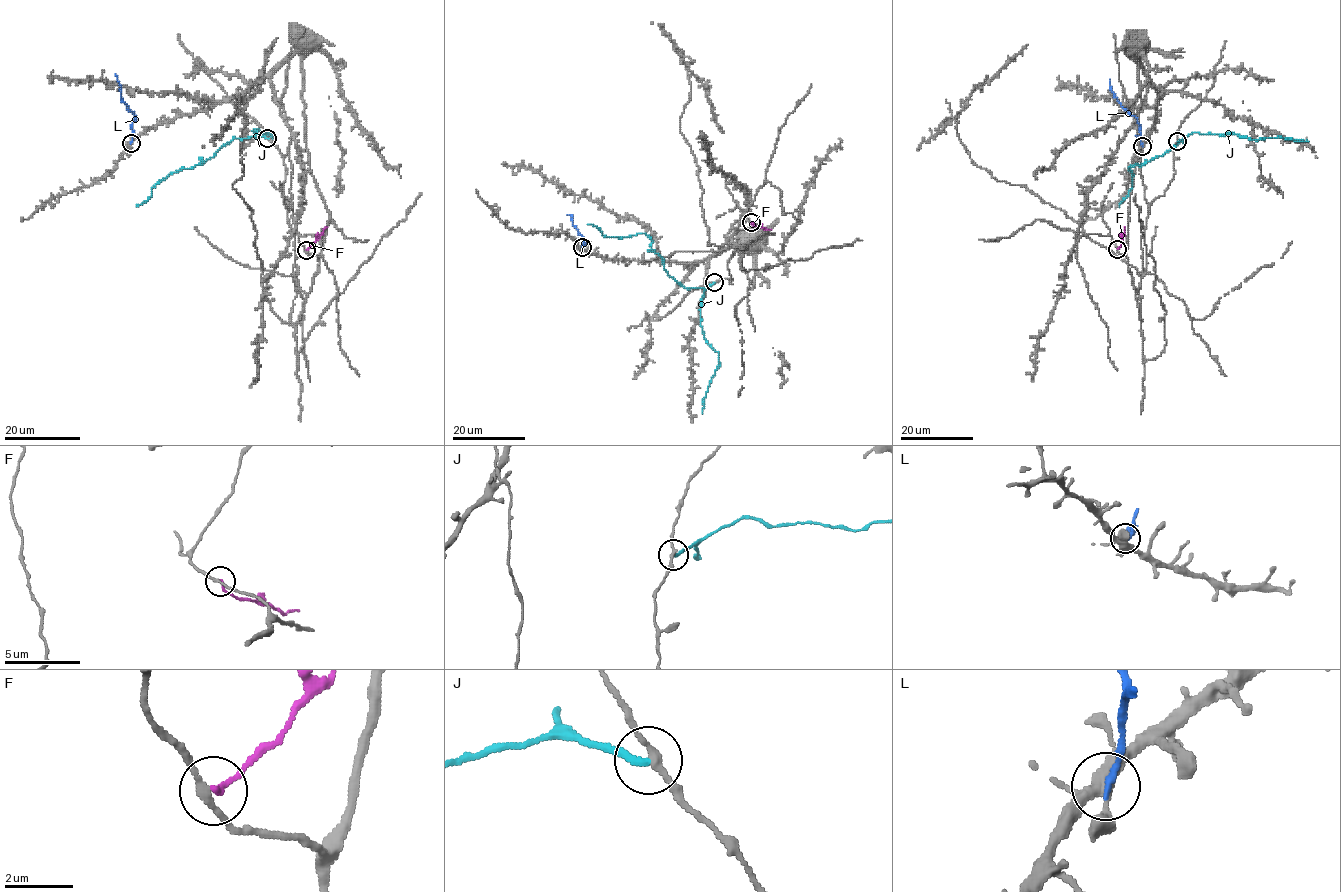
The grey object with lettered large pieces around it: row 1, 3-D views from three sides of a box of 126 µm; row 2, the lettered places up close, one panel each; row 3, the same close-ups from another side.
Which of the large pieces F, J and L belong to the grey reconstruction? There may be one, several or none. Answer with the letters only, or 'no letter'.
no letter

